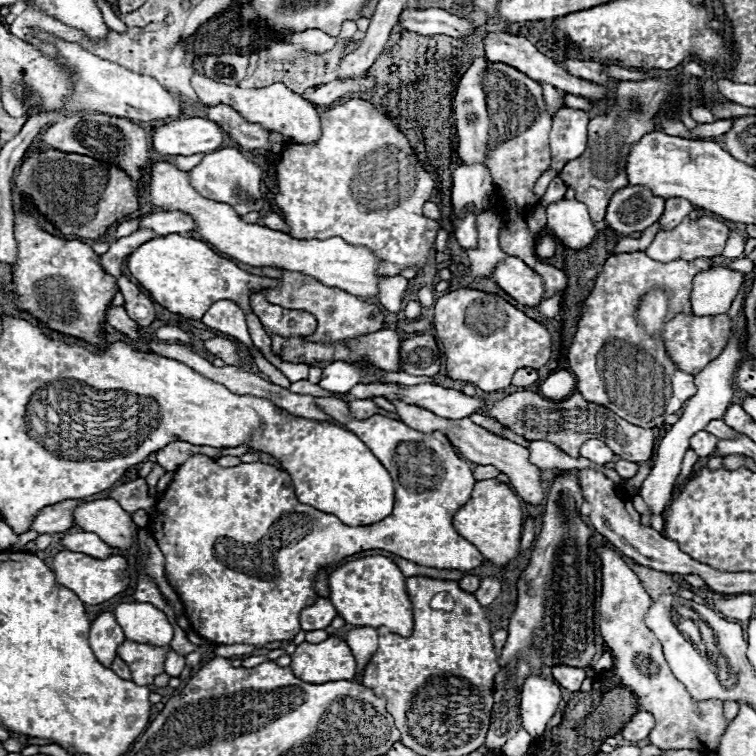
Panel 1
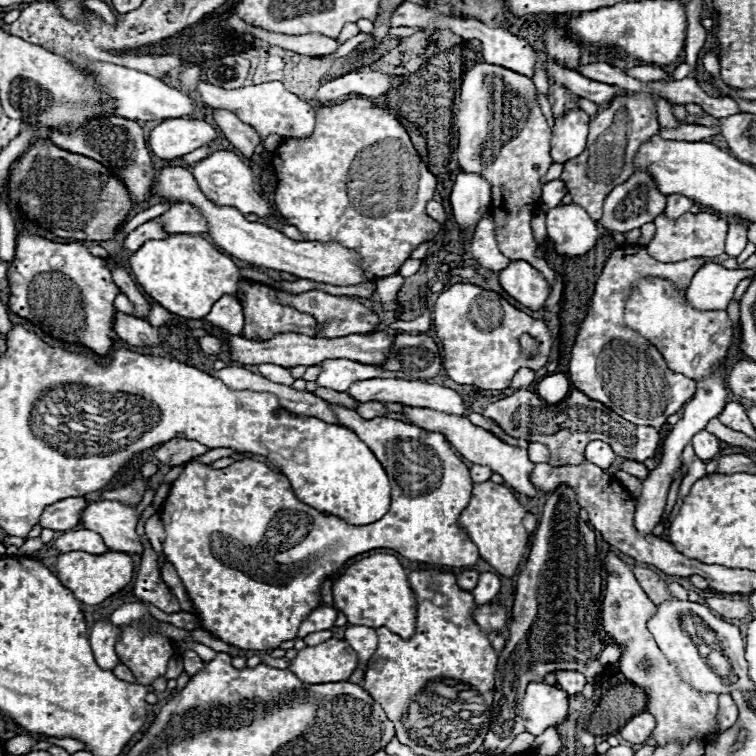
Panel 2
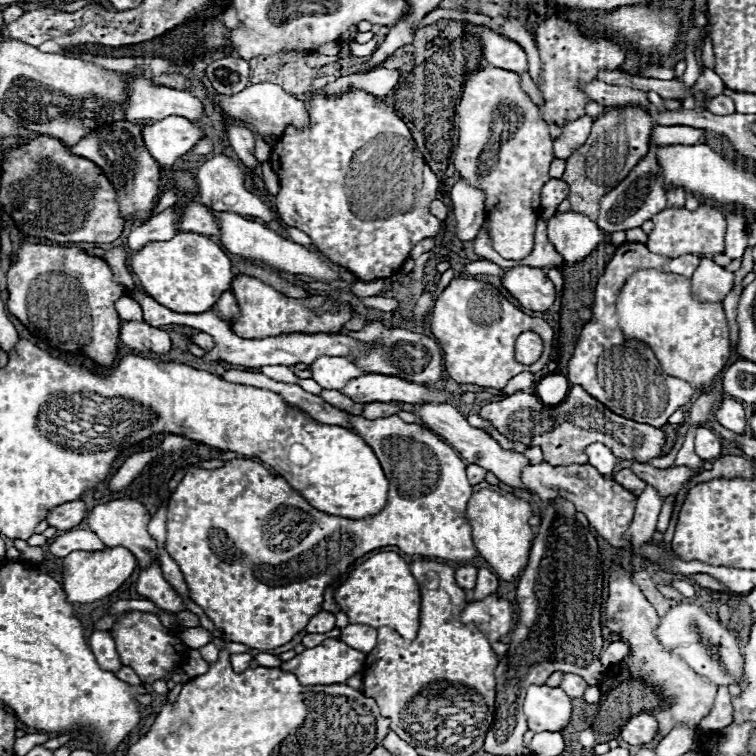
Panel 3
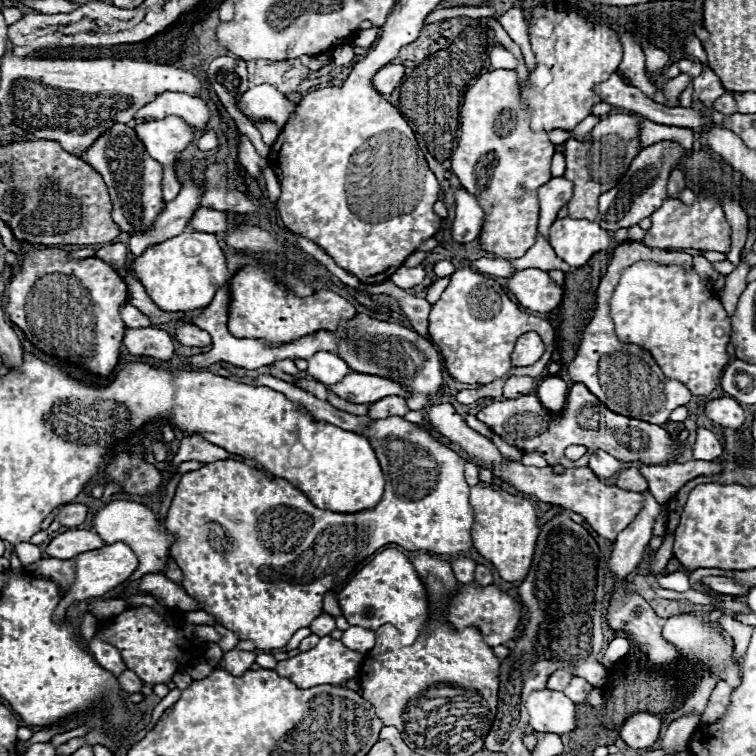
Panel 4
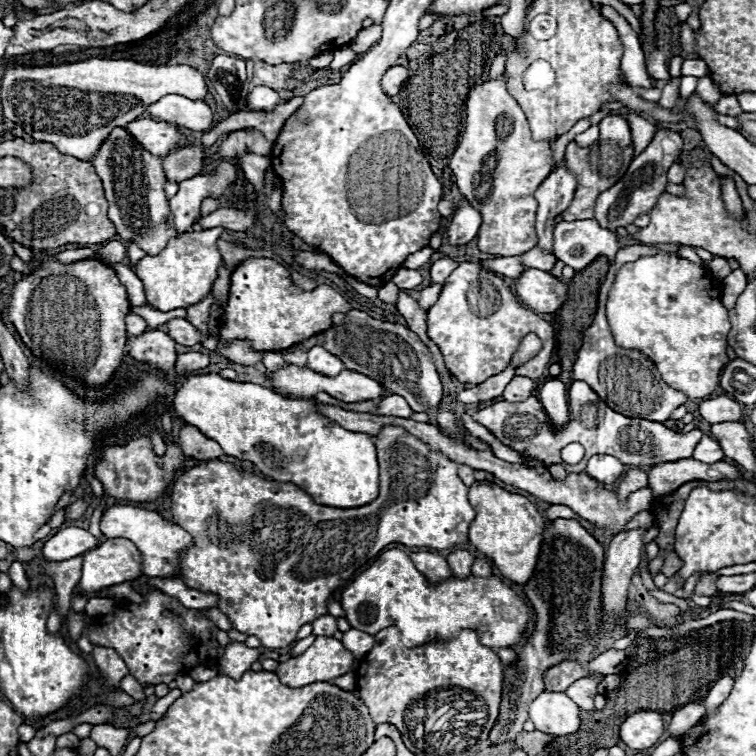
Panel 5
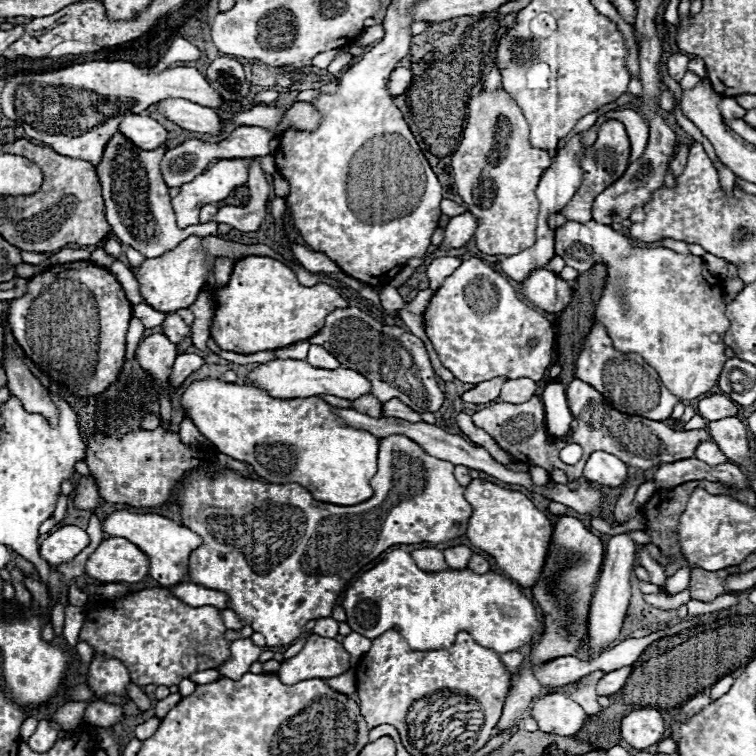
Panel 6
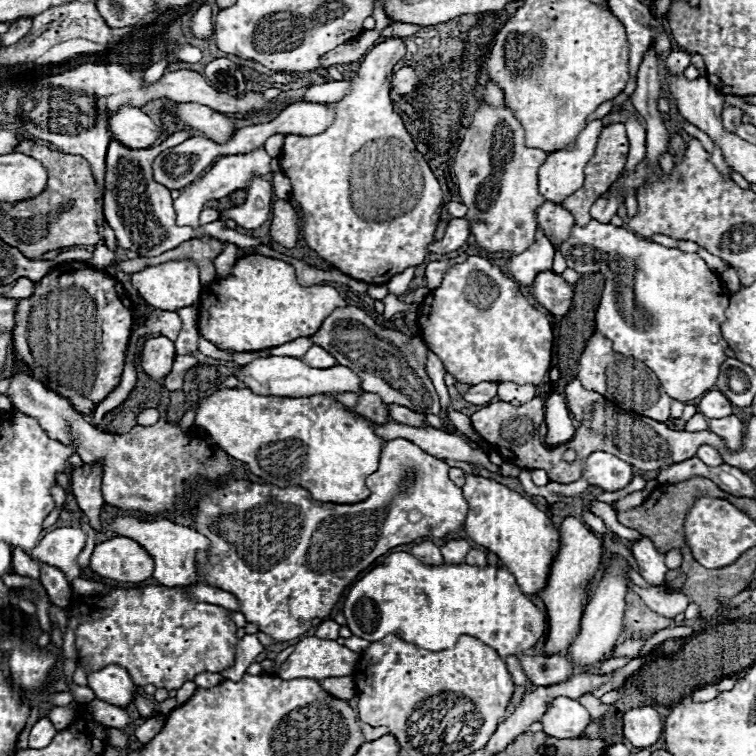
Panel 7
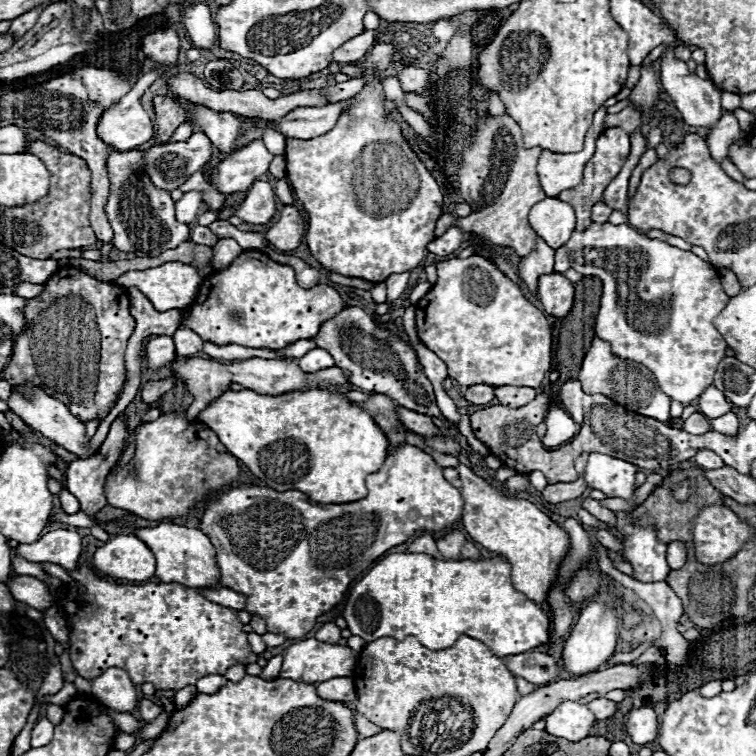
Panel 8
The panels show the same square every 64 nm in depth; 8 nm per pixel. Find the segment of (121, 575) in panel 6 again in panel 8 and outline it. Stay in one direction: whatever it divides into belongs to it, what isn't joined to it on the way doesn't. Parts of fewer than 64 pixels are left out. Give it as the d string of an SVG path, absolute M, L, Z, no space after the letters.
M118 534L94 552L92 566L108 576L140 582L154 576L156 560L142 540Z

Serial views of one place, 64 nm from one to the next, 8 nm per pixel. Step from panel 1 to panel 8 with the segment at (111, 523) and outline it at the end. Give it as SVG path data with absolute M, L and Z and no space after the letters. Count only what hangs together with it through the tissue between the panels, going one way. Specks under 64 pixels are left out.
M160 522L158 526L152 528L134 528L128 526L122 530L124 534L134 534L138 536L154 554L156 558L156 576L170 584L182 584L188 588L214 588L218 586L218 568L216 568L216 552L214 546L210 544L210 538L196 530L196 528L186 528L186 526L178 526L172 522Z

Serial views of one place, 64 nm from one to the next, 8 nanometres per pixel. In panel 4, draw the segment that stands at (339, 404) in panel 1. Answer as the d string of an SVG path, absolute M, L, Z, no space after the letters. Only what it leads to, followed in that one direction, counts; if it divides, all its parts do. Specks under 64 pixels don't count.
M400 416L374 420L374 424L362 430L362 436L370 440L380 460L386 488L380 504L360 514L320 510L290 482L236 460L210 462L182 476L166 518L166 530L174 536L170 556L184 572L184 590L204 606L204 612L232 630L238 640L252 640L260 650L286 646L296 630L306 628L314 616L322 614L324 594L344 584L356 562L386 544L398 544L410 552L424 550L444 556L468 556L472 550L470 528L474 514L468 504L470 486L464 480L466 460Z

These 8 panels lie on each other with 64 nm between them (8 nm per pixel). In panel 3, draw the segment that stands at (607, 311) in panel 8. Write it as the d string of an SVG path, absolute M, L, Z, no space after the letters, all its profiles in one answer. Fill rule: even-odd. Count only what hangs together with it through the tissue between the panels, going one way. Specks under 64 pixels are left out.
M554 212L548 220L548 240L556 252L568 262L584 260L604 240L602 230L586 214ZM658 270L634 272L618 296L618 324L628 338L640 338L654 350L666 374L688 380L696 390L706 390L730 356L730 328L722 304L700 304L694 300L690 294L690 280L684 276Z

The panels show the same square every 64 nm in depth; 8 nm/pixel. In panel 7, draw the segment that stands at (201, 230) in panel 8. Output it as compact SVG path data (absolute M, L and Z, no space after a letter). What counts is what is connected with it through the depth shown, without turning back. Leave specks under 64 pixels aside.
M256 150L256 152L248 152L248 154L236 154L236 156L224 156L220 158L206 174L202 174L196 182L192 182L190 186L186 186L182 190L182 194L174 200L174 208L176 208L176 222L178 226L192 226L194 229L199 230L198 214L204 208L204 204L212 202L212 200L220 200L226 198L228 194L232 194L238 188L248 188L252 174L270 174L272 158L266 154L266 150Z

